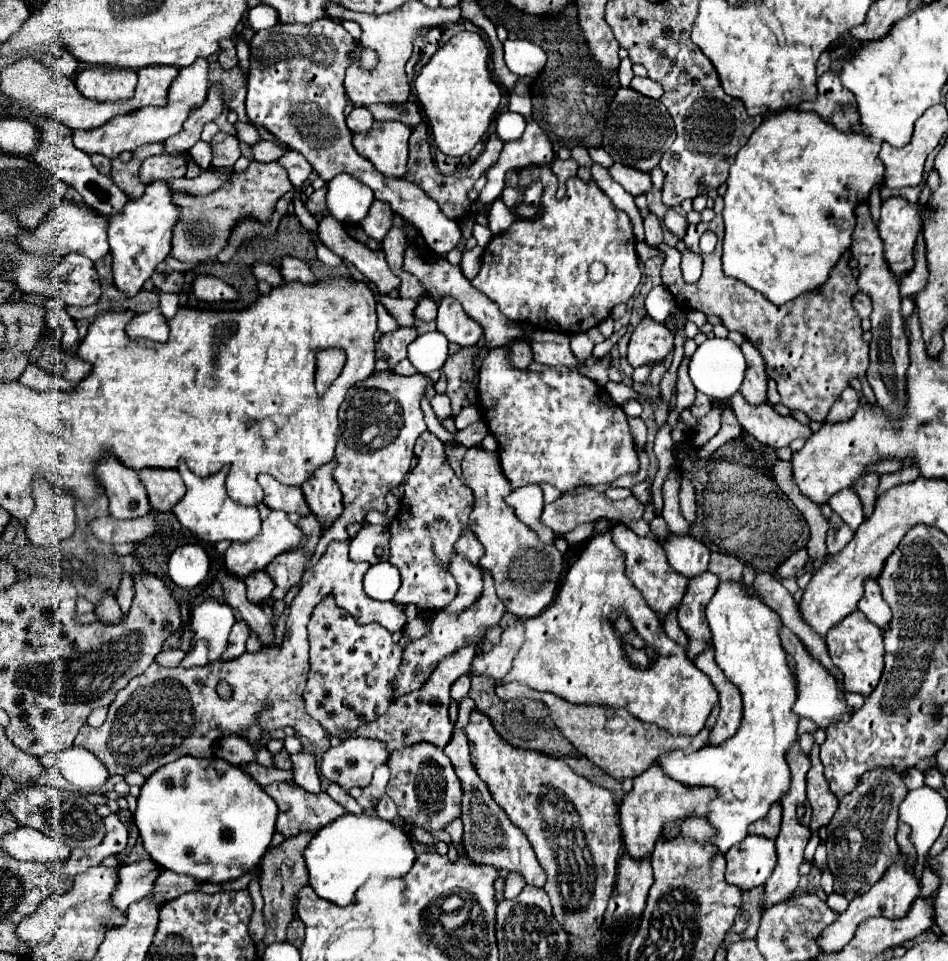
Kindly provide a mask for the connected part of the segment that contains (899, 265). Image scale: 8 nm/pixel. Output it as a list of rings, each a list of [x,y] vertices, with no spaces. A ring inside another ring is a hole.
[[[890,198],[882,202],[878,232],[884,244],[888,268],[896,278],[902,278],[914,268],[912,248],[918,232],[922,230],[924,214],[926,208],[920,210],[916,204],[908,204],[904,198]]]

